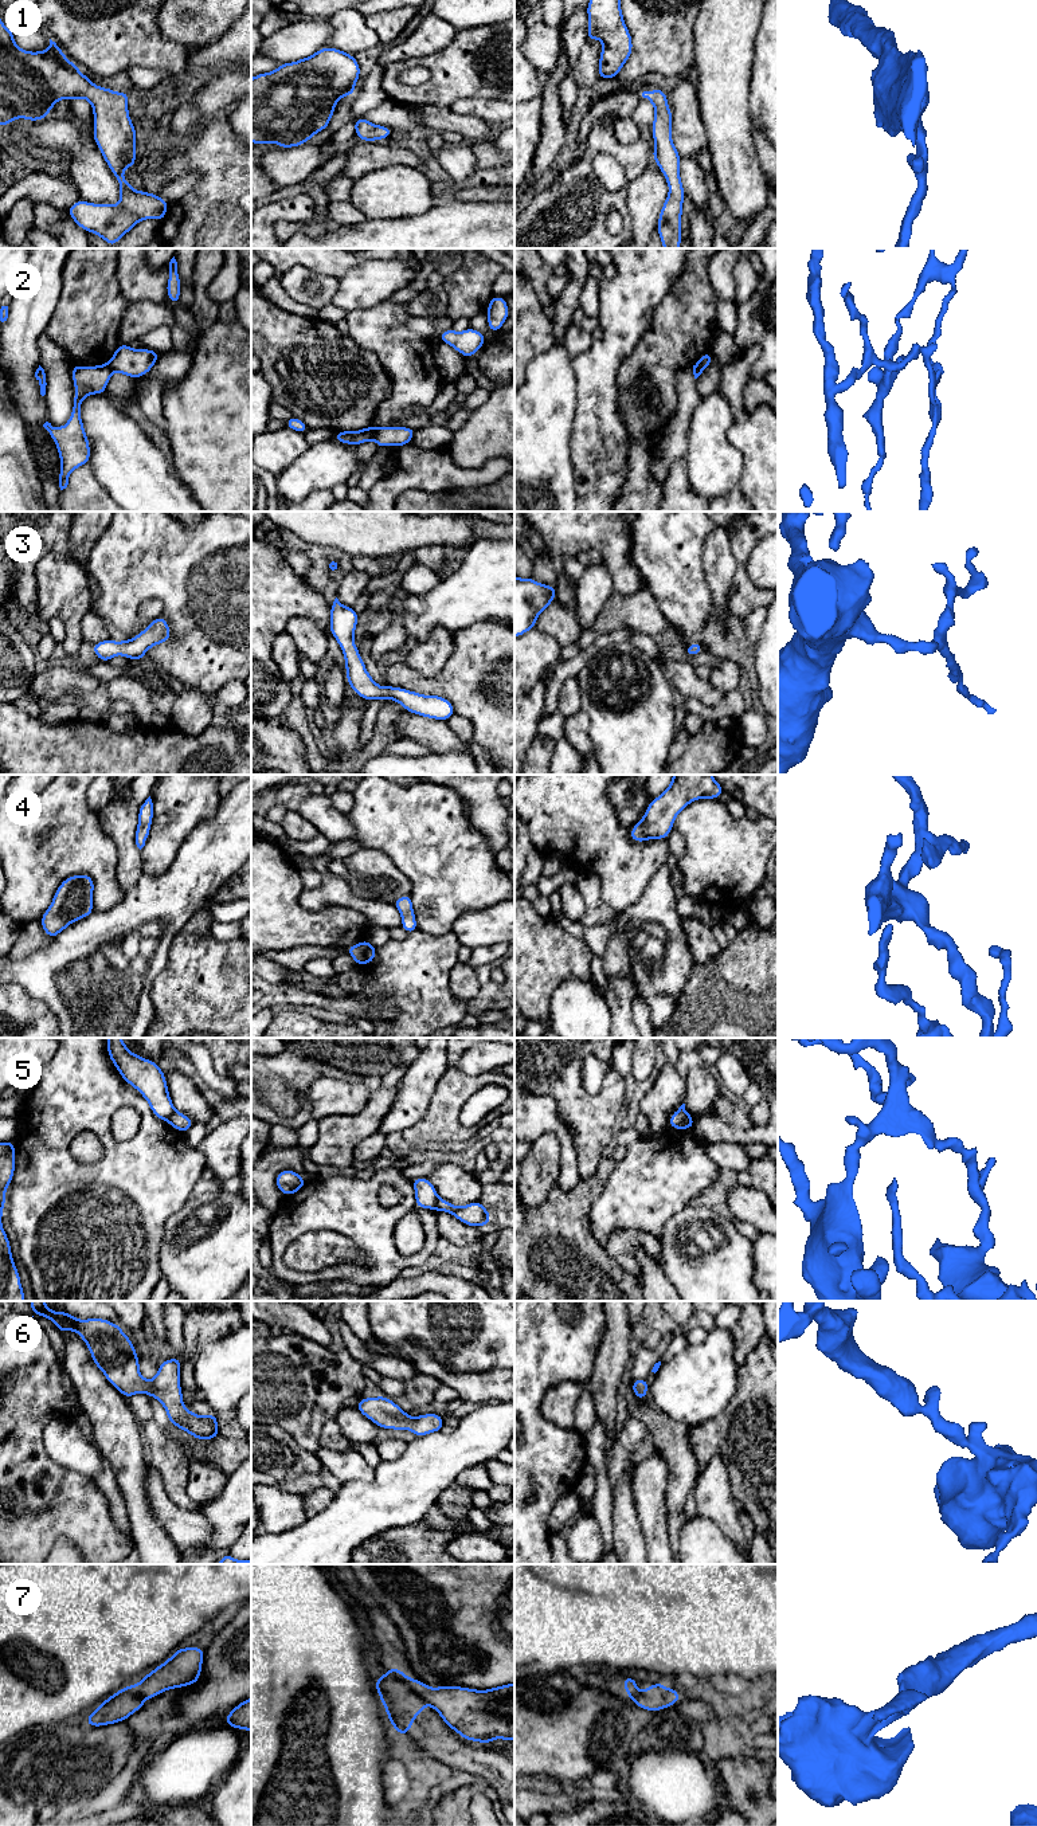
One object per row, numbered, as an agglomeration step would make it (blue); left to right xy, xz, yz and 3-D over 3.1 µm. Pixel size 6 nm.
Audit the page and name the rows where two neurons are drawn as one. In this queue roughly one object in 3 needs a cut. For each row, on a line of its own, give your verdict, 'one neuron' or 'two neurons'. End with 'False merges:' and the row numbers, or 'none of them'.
1: one neuron
2: two neurons
3: one neuron
4: one neuron
5: two neurons
6: one neuron
7: two neurons
False merges: 2, 5, 7

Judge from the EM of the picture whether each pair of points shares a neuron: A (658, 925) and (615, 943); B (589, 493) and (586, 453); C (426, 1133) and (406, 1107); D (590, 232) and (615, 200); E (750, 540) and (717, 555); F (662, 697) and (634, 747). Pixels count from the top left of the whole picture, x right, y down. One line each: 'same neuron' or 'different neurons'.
A: different neurons
B: same neuron
C: different neurons
D: same neuron
E: different neurons
F: same neuron

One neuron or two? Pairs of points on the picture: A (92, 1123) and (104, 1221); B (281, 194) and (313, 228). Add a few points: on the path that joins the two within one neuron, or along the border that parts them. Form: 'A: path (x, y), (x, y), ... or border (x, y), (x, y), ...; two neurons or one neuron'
A: path (110, 1147), (110, 1196); one neuron
B: path (297, 189), (309, 189), (320, 200), (320, 212); one neuron

